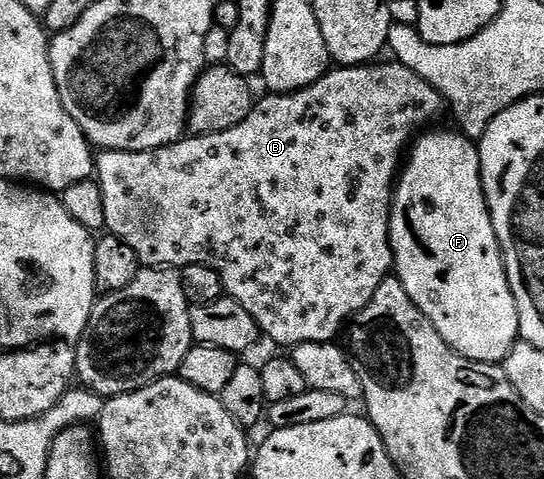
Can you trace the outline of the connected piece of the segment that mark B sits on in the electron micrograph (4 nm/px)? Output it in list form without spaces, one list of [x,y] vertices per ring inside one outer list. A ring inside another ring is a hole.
[[[388,61],[333,68],[315,84],[293,94],[270,93],[265,96],[269,98],[262,102],[260,99],[254,105],[243,124],[227,128],[227,132],[185,136],[179,142],[140,154],[131,154],[128,150],[101,150],[95,158],[95,181],[103,192],[105,230],[123,240],[123,244],[128,244],[135,256],[139,256],[142,267],[206,266],[219,272],[225,294],[243,304],[243,308],[247,308],[247,312],[261,329],[262,335],[266,339],[270,338],[277,346],[292,348],[308,342],[334,341],[353,315],[369,303],[371,296],[375,296],[375,288],[379,288],[379,284],[390,277],[393,270],[393,249],[389,243],[389,209],[393,207],[393,192],[403,166],[403,155],[418,131],[425,128],[420,126],[439,117],[441,106],[443,110],[442,96],[435,87],[411,72],[411,68],[407,68],[402,62]]]

